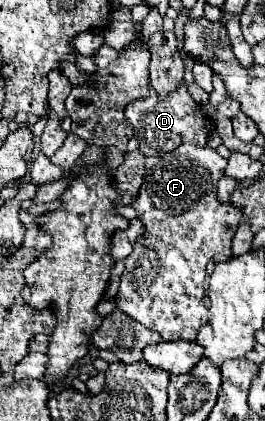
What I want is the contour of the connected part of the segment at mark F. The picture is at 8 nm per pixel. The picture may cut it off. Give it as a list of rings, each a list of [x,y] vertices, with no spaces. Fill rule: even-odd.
[[[182,144],[176,150],[146,158],[146,174],[138,196],[130,204],[144,224],[144,232],[134,242],[134,250],[124,258],[126,268],[120,280],[118,294],[112,298],[116,308],[130,318],[158,332],[164,340],[196,340],[198,328],[208,322],[208,308],[204,306],[204,276],[206,264],[216,254],[232,254],[232,238],[242,220],[242,210],[232,202],[218,200],[218,180],[224,176],[226,160],[210,146]]]

